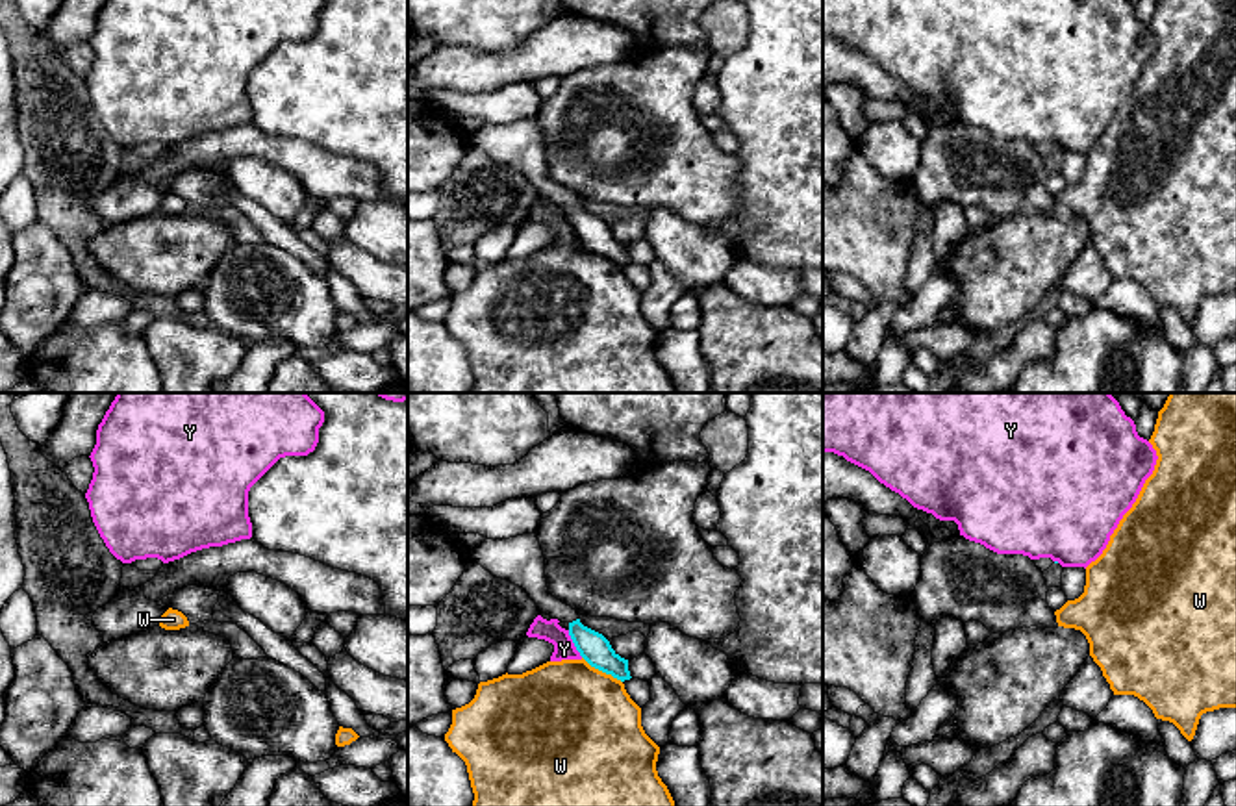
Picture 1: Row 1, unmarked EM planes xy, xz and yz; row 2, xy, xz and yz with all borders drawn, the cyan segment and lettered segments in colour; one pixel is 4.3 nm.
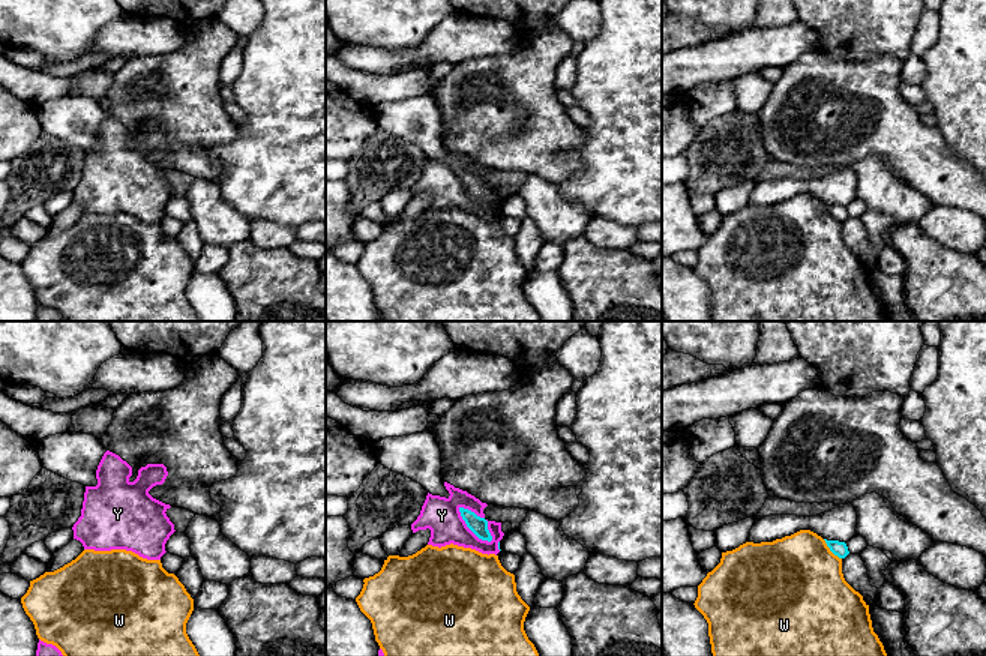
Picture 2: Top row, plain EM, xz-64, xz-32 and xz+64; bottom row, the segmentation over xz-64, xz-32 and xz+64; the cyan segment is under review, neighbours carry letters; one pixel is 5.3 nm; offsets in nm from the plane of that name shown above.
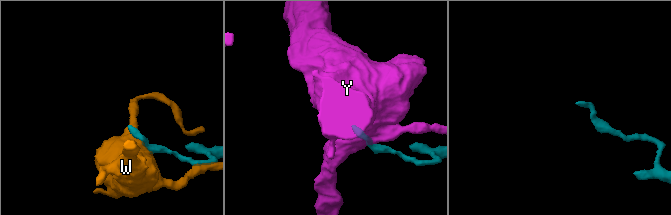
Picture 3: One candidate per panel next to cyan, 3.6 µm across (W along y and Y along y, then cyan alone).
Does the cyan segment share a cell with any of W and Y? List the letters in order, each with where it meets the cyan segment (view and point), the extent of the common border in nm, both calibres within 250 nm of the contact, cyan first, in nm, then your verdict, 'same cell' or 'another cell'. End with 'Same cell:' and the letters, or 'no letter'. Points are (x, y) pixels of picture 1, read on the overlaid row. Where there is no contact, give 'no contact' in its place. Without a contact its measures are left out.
W: contact xz (603, 671); length 200 nm; calibres 140 and 500 nm; another cell
Y: contact xz (573, 642); length 140 nm; calibres 140 and 100 nm; another cell
Same cell: no letter

